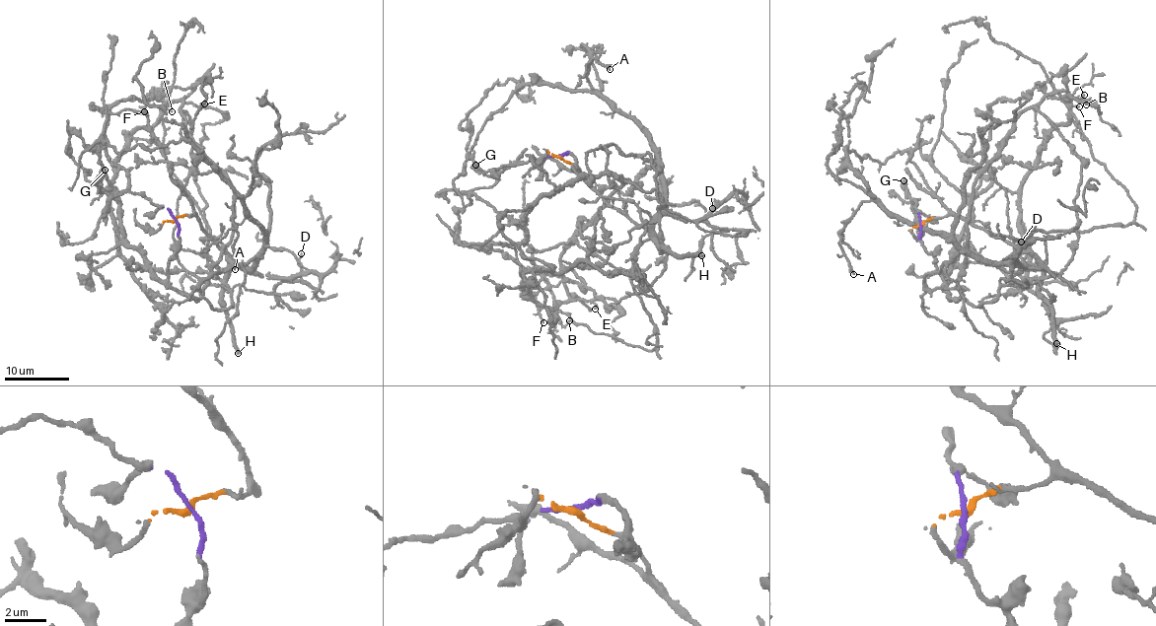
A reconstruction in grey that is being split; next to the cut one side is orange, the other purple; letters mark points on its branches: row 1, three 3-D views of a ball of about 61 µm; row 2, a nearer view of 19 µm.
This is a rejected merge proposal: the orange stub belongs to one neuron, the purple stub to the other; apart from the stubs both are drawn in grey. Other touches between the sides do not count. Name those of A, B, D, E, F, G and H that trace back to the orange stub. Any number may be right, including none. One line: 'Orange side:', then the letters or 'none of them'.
Orange side: A, D, H

